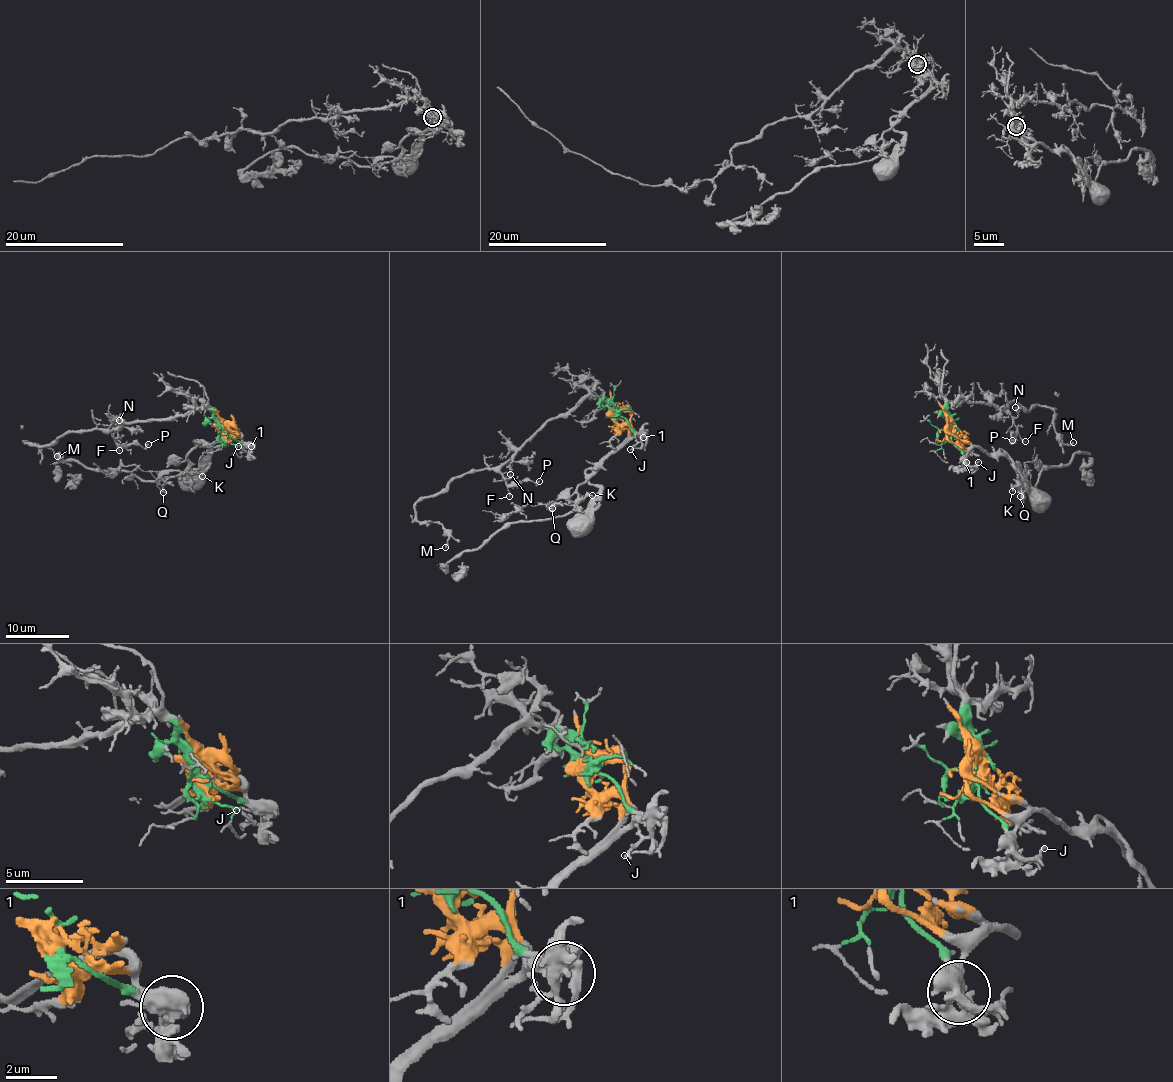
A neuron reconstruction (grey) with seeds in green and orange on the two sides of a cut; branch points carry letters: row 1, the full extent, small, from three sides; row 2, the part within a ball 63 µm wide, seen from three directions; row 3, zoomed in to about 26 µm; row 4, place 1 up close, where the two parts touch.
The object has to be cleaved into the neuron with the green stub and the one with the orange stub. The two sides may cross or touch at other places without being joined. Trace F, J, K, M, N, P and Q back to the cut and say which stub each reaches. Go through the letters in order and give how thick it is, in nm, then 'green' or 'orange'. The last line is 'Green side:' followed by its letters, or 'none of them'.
F: calibre 160 nm; green
J: calibre 150 nm; orange
K: calibre 200 nm; orange
M: calibre 190 nm; green
N: calibre 150 nm; green
P: calibre 190 nm; green
Q: calibre 180 nm; orange
Green side: F, M, N, P

